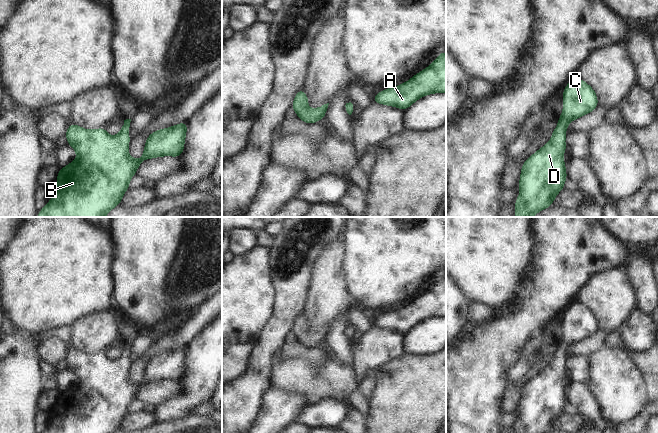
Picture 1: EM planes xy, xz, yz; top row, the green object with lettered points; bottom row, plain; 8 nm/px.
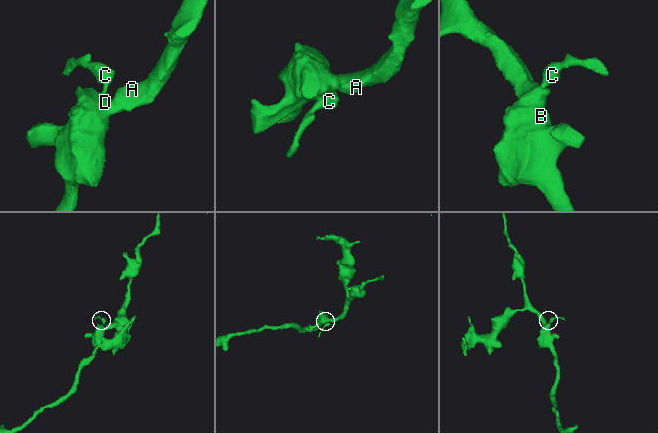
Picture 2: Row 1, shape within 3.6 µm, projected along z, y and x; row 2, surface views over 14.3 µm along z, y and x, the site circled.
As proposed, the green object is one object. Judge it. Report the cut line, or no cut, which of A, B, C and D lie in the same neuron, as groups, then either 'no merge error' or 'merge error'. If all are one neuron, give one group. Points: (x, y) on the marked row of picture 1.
no cut; A B C D; no merge error

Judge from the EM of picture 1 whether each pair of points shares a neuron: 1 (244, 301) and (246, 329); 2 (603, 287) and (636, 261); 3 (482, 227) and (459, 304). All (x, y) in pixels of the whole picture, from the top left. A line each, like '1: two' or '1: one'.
1: one
2: two
3: two

